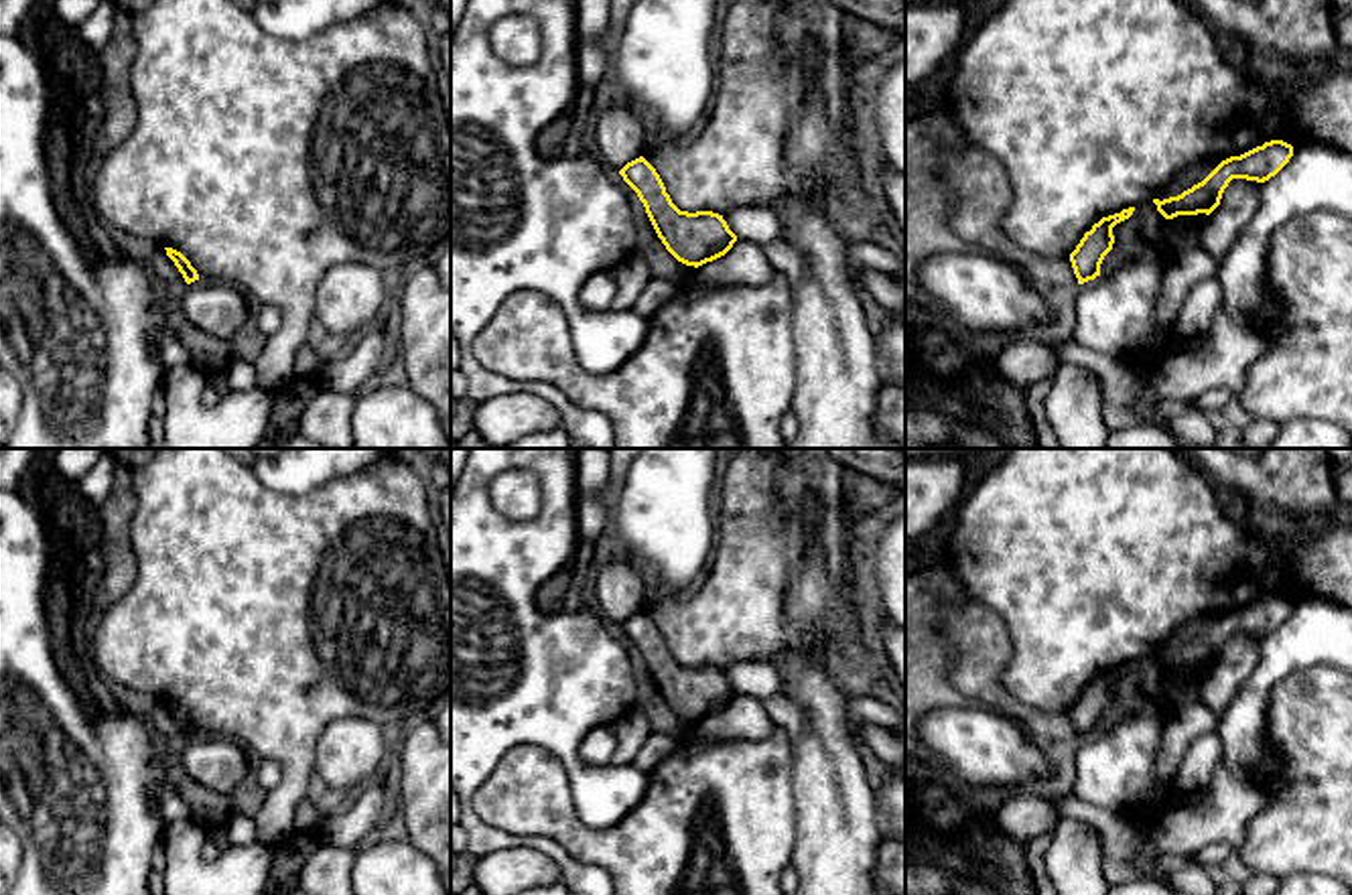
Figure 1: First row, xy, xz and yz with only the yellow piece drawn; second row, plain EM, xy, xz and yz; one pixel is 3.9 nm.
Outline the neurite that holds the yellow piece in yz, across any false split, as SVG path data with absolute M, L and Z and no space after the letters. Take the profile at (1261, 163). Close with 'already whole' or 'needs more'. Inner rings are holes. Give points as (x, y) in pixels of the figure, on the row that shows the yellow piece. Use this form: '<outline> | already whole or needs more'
M1271 140L1240 156L1222 160L1202 183L1184 191L1177 197L1153 199L1157 211L1165 219L1177 215L1210 215L1222 199L1224 189L1232 179L1265 183L1275 177L1293 156L1293 146L1283 140Z | already whole

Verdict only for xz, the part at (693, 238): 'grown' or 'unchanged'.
unchanged

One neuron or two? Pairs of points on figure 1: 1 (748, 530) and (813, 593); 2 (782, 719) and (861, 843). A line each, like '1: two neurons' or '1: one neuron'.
1: two neurons
2: two neurons

